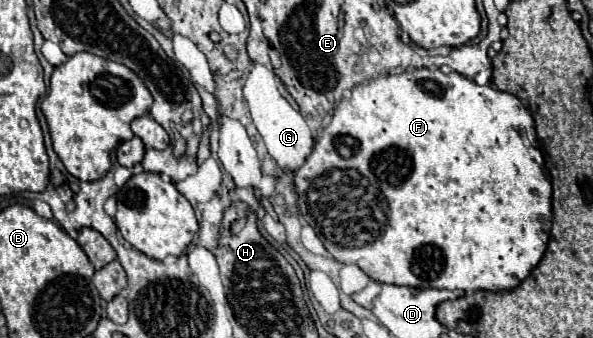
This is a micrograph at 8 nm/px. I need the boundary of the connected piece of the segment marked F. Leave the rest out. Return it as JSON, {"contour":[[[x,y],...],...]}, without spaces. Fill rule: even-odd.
{"contour":[[[419,68],[401,74],[387,74],[369,84],[355,86],[333,112],[331,122],[321,130],[311,156],[295,172],[297,204],[309,226],[323,240],[327,252],[341,264],[359,266],[371,280],[381,284],[401,284],[415,288],[447,290],[513,290],[541,260],[551,236],[551,180],[545,174],[541,144],[535,134],[535,122],[521,100],[509,92],[491,86],[479,86],[463,74],[443,74],[439,68]]]}

